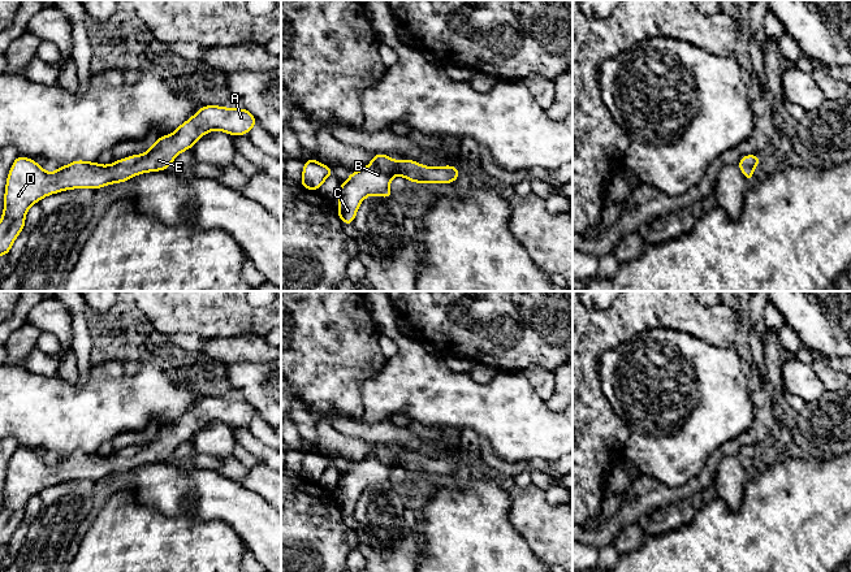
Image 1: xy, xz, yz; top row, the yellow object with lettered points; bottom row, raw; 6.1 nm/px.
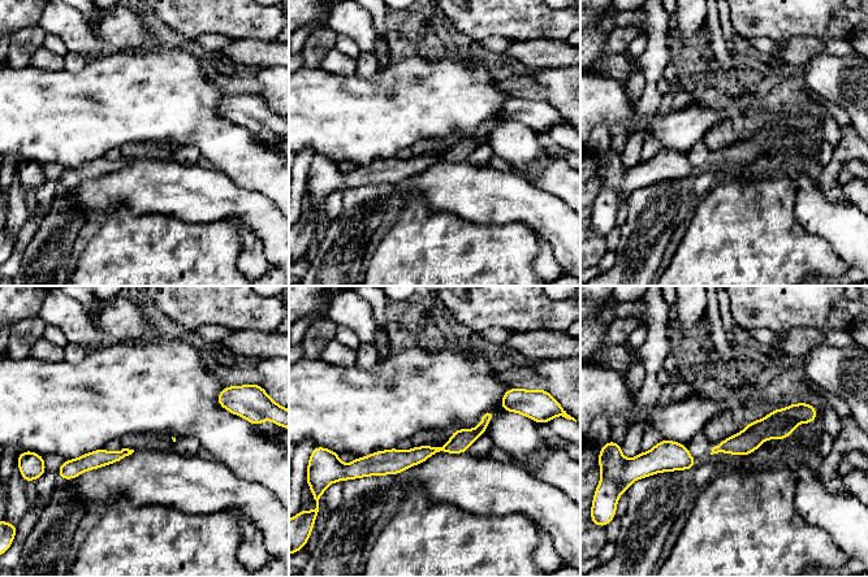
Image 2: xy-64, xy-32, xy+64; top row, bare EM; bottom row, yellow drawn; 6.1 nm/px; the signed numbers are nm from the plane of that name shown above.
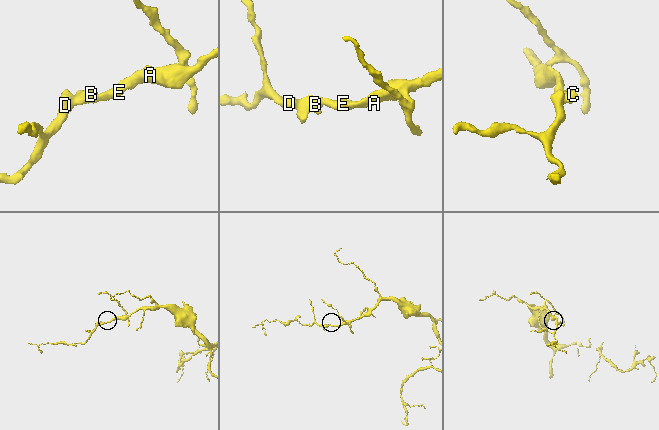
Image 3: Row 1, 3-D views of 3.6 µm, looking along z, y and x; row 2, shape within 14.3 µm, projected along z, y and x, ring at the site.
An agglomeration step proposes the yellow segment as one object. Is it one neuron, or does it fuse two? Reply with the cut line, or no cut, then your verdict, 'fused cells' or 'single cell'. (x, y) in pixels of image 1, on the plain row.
no cut; single cell

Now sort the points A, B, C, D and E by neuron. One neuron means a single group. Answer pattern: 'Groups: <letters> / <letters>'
Groups: A B C D E

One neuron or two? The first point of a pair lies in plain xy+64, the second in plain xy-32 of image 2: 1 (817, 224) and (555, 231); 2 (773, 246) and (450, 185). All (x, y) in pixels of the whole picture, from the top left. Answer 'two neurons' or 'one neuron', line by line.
1: one neuron
2: two neurons

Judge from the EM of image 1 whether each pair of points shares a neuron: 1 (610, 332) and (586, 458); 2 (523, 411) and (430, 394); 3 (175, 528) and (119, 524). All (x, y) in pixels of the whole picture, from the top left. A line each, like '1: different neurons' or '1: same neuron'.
1: same neuron
2: same neuron
3: same neuron

